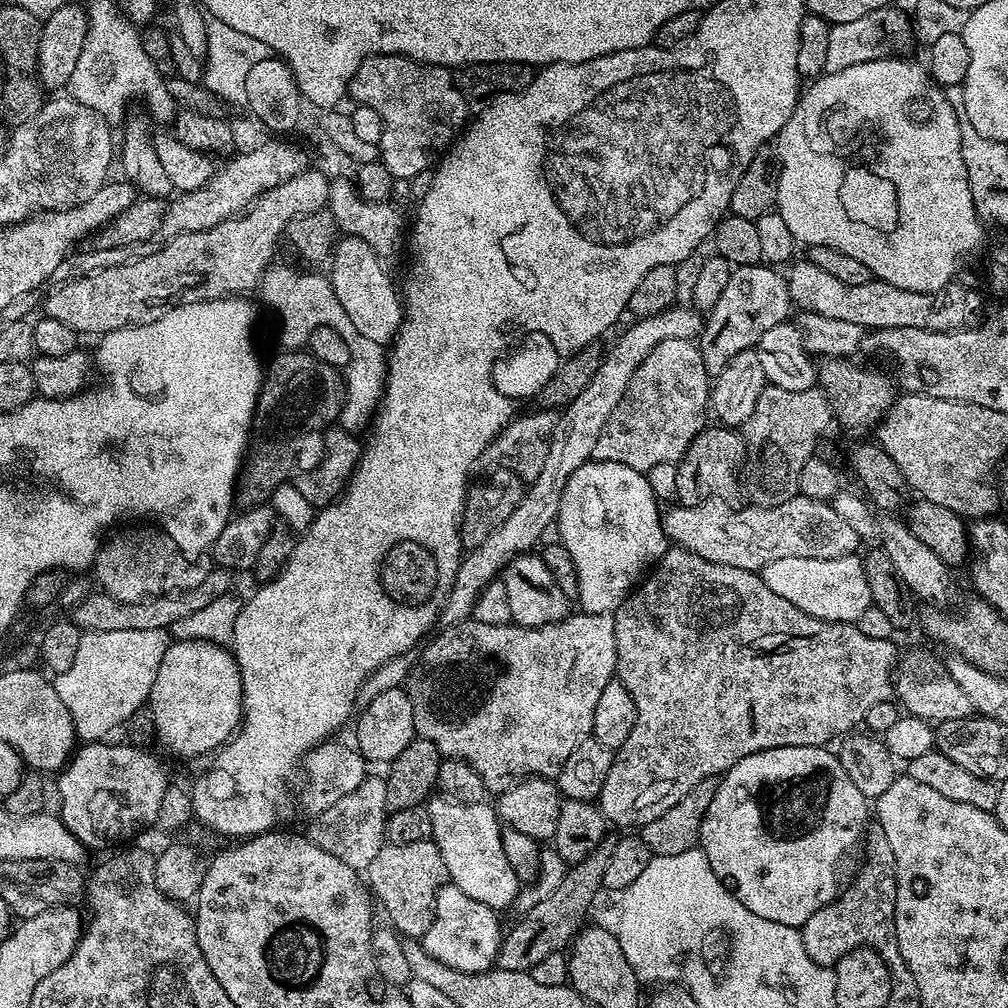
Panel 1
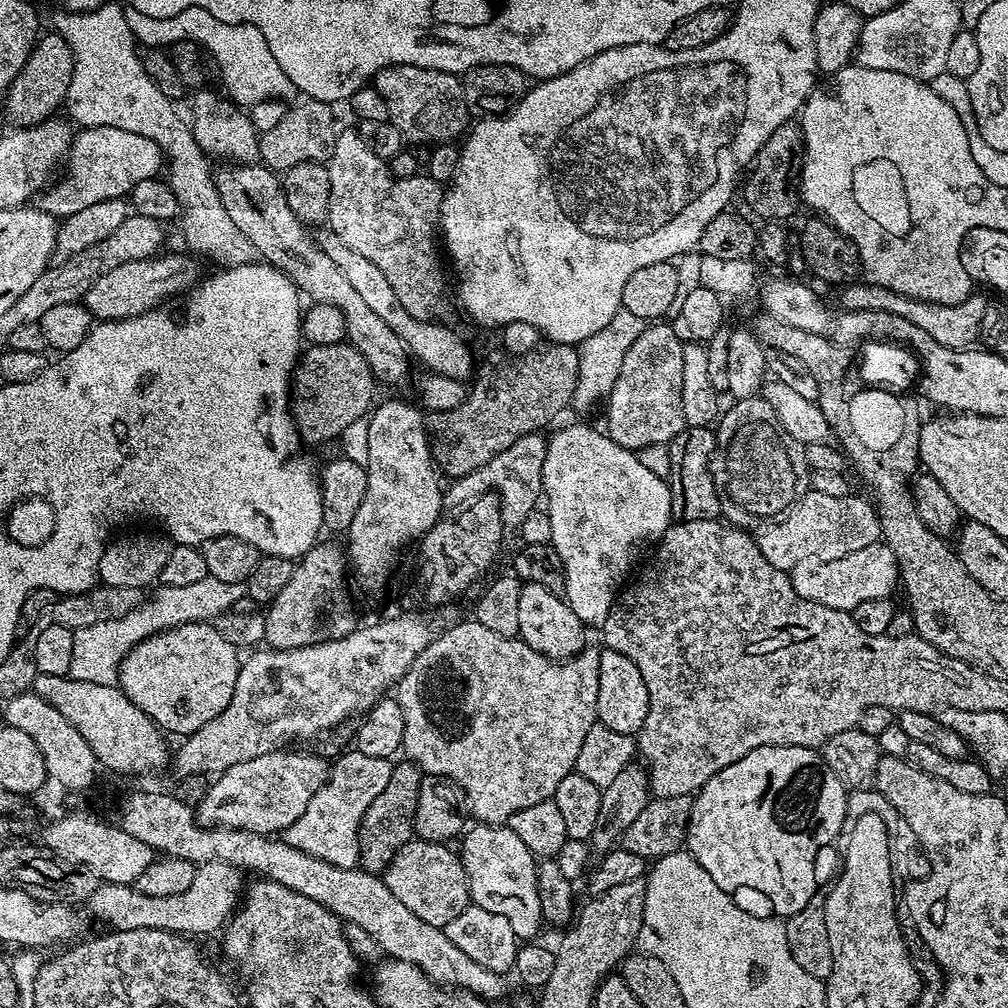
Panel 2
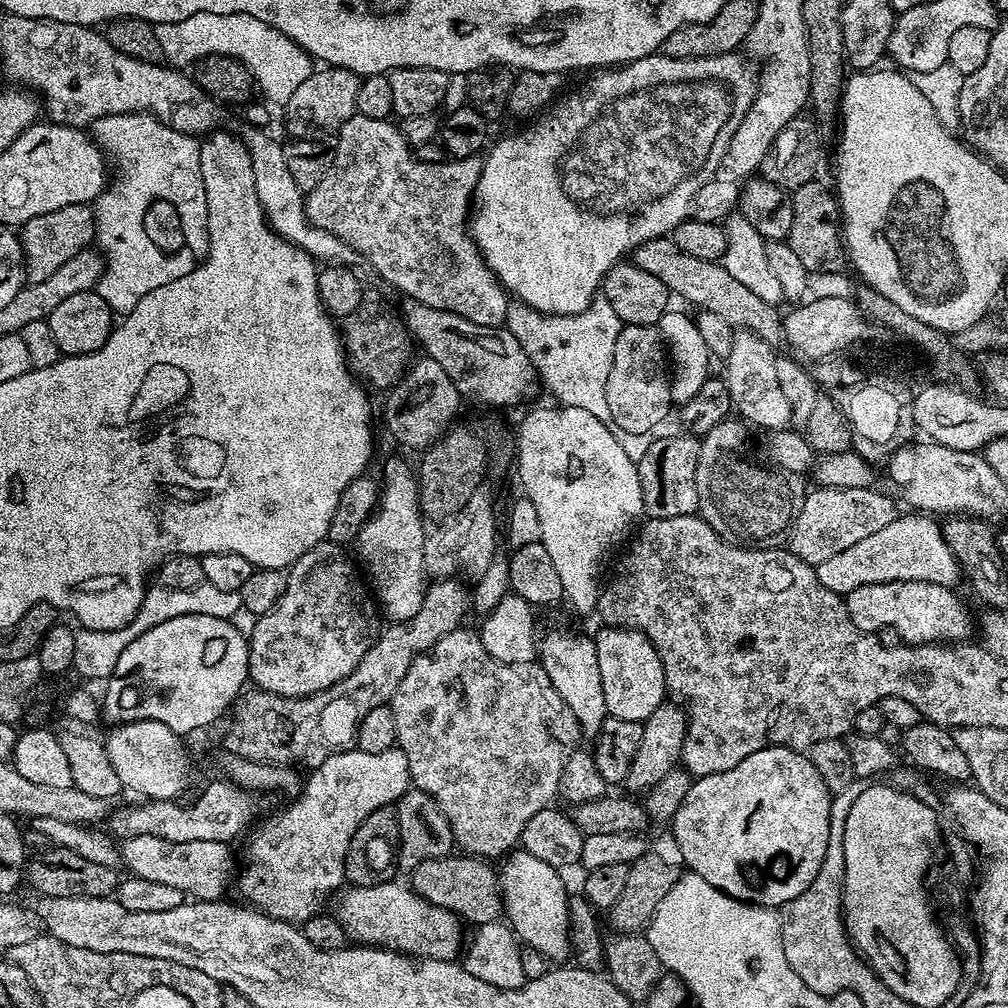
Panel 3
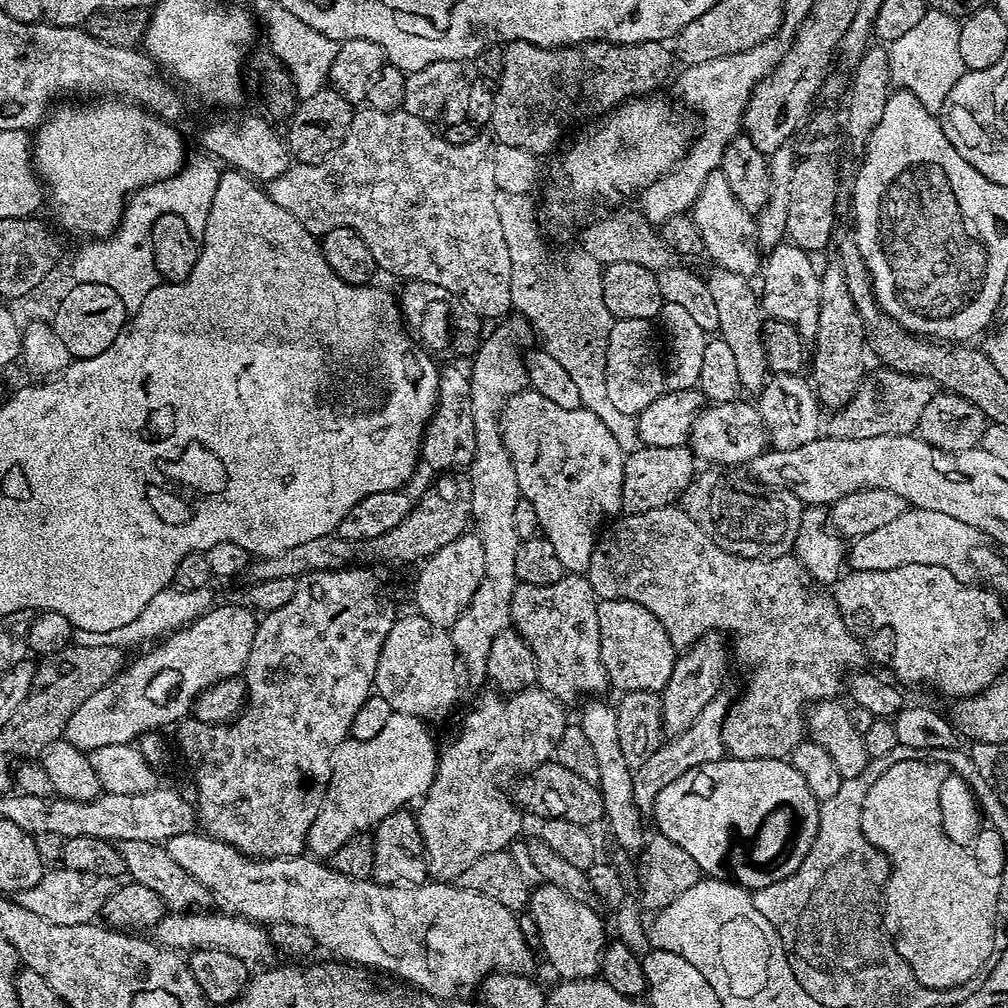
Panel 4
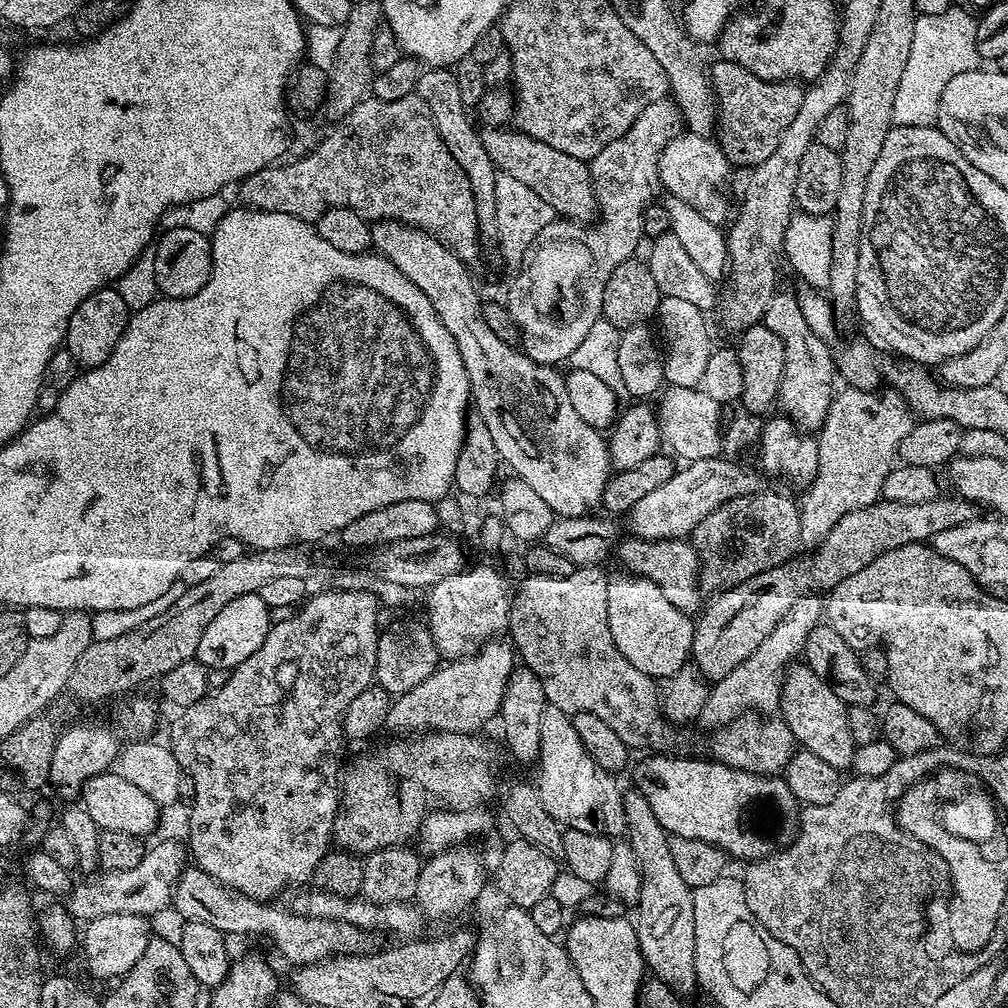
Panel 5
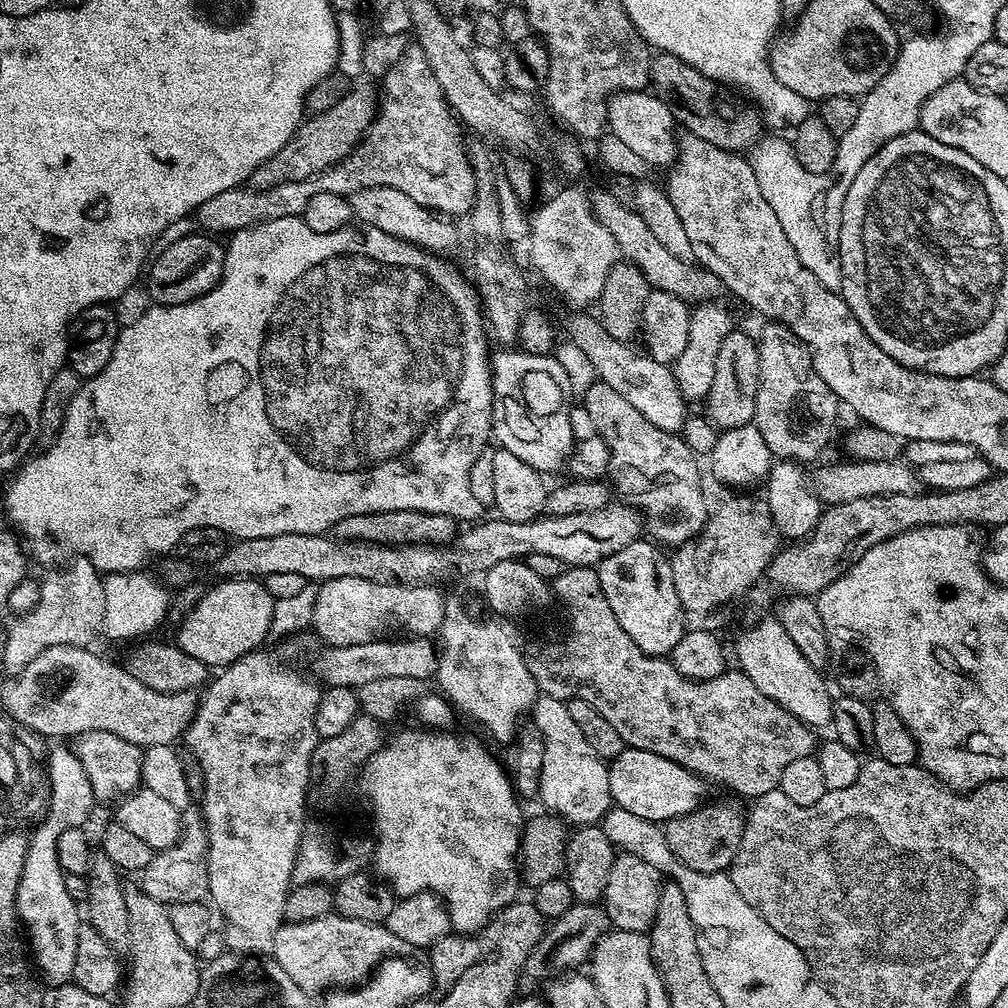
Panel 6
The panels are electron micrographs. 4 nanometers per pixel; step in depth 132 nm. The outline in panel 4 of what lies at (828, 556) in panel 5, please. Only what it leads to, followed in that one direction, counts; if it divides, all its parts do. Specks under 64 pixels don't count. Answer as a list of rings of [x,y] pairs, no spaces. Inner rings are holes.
[[[707,632],[698,638],[698,642],[677,655],[674,670],[670,670],[670,682],[666,682],[662,693],[665,737],[673,738],[690,730],[698,714],[702,714],[702,710],[706,710],[706,706],[710,706],[710,702],[721,695],[720,687],[728,672],[728,656],[730,660],[729,645],[719,632]]]

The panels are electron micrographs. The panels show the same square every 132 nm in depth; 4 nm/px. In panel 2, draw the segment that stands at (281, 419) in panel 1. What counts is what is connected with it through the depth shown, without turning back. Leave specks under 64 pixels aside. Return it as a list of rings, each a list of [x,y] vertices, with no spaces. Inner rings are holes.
[[[347,342],[305,347],[296,362],[290,385],[290,411],[305,445],[324,444],[340,436],[355,420],[363,421],[373,407],[372,368],[357,348]]]

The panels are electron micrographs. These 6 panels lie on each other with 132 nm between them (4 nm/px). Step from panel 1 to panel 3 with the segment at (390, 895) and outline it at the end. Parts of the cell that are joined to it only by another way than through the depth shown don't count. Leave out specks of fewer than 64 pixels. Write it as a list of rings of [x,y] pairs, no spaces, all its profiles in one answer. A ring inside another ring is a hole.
[[[449,854],[440,860],[427,860],[411,869],[410,886],[426,902],[450,910],[461,921],[479,926],[491,920],[500,920],[502,916],[502,893],[498,872],[491,868],[487,859],[471,854]]]

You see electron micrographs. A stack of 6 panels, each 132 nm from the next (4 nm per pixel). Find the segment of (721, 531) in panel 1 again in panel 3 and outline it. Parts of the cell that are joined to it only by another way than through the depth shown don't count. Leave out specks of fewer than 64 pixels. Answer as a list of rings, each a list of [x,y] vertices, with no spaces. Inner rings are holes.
[[[813,487],[805,495],[802,502],[802,510],[798,518],[792,523],[792,530],[788,533],[786,547],[789,552],[793,552],[802,562],[813,566],[826,562],[826,558],[834,558],[834,554],[842,554],[849,546],[854,546],[854,542],[862,542],[862,538],[867,538],[870,534],[875,534],[878,530],[883,530],[885,526],[890,526],[898,515],[896,504],[884,492],[876,492],[875,487],[870,488],[822,488]]]

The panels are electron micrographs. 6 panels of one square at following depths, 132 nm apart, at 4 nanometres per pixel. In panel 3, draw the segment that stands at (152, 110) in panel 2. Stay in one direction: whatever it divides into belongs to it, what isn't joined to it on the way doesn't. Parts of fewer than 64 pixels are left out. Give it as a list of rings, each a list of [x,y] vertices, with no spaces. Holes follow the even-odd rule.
[[[147,112],[122,113],[106,115],[96,119],[90,125],[90,134],[101,149],[120,166],[120,173],[115,176],[94,204],[96,214],[95,243],[105,259],[104,270],[95,286],[100,297],[120,316],[125,316],[151,290],[158,289],[170,282],[173,271],[162,270],[164,253],[158,250],[145,231],[146,211],[155,201],[170,202],[182,221],[185,247],[187,251],[197,254],[197,259],[204,259],[209,252],[209,211],[206,207],[206,186],[202,186],[202,162],[200,161],[200,140],[195,135],[188,135],[172,128],[158,117]]]

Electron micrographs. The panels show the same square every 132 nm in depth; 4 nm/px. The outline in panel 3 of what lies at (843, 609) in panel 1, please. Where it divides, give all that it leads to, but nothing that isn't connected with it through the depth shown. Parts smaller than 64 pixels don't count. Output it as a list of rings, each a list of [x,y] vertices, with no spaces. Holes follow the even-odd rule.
[[[897,515],[890,526],[862,538],[862,542],[854,542],[854,546],[842,550],[842,554],[834,554],[834,558],[826,558],[826,562],[815,565],[818,582],[822,582],[826,590],[834,590],[842,597],[858,590],[858,586],[878,582],[925,580],[955,589],[956,583],[960,578],[962,580],[962,571],[950,546],[946,546],[943,527],[935,524],[931,515],[912,515],[916,516]]]

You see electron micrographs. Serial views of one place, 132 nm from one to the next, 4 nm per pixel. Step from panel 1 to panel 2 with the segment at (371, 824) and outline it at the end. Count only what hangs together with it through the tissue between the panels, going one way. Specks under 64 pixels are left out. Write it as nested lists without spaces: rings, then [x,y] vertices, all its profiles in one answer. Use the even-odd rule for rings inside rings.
[[[349,750],[331,765],[328,781],[314,794],[310,806],[302,813],[302,818],[294,822],[282,833],[284,843],[330,862],[330,866],[355,868],[360,862],[360,823],[370,810],[370,802],[382,794],[386,782],[390,782],[393,761],[391,759],[370,758],[367,754]]]

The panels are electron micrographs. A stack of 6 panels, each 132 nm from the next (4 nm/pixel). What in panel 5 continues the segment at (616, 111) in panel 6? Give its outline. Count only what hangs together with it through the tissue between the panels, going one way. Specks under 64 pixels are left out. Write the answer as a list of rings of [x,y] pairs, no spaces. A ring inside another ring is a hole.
[[[684,130],[669,139],[660,155],[655,157],[655,161],[662,188],[664,184],[663,191],[674,198],[682,198],[682,202],[694,206],[694,210],[698,210],[702,218],[710,218],[710,222],[723,225],[729,216],[724,209],[724,200],[720,197],[719,184],[727,178],[730,165],[722,154],[719,143]]]

